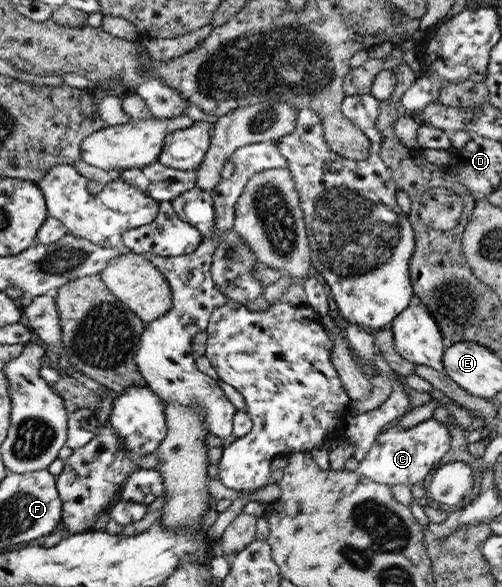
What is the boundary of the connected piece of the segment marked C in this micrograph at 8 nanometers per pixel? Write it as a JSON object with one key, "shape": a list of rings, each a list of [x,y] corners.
{"shape":[[[433,418],[407,430],[396,421],[378,434],[377,440],[356,471],[380,484],[405,484],[412,488],[414,484],[422,482],[428,472],[438,465],[442,456],[448,452],[451,442],[450,430]]]}

